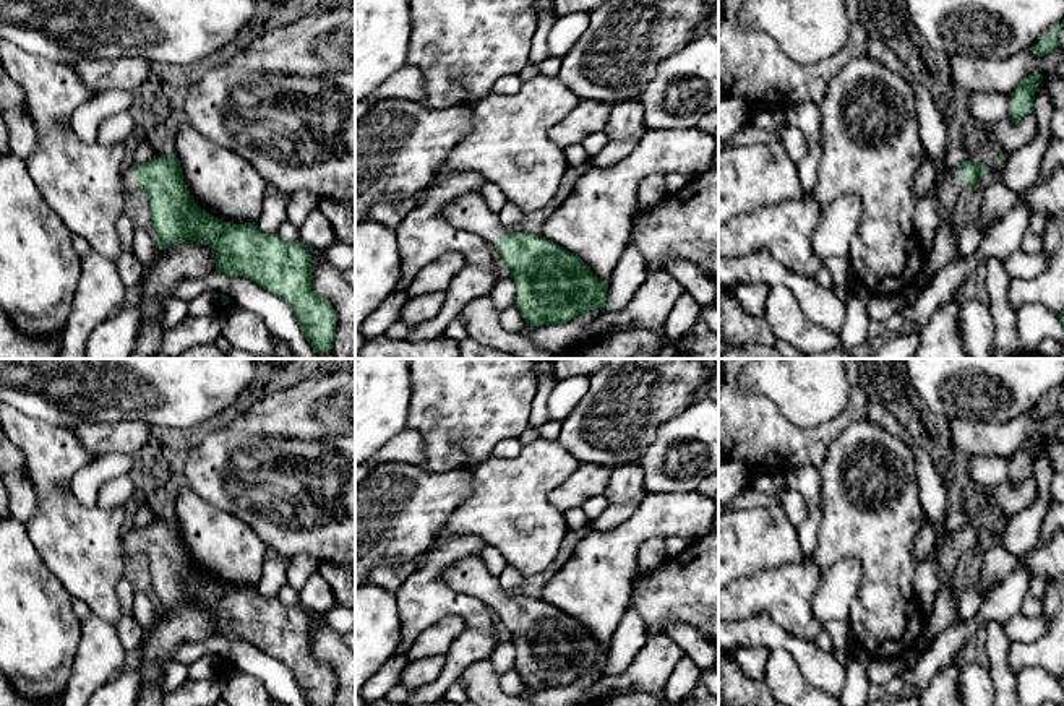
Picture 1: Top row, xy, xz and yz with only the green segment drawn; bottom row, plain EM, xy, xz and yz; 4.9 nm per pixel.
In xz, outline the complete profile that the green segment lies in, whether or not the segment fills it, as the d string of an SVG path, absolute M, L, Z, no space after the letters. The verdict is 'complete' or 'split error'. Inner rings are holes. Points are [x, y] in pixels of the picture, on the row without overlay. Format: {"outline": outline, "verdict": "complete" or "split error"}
{"outline": "M467 557L444 571L444 583L490 605L516 646L514 667L530 690L574 683L587 672L605 677L608 644L600 644L574 617L540 597L504 596L480 557Z", "verdict": "split error"}

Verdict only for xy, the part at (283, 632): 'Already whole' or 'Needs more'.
Needs more

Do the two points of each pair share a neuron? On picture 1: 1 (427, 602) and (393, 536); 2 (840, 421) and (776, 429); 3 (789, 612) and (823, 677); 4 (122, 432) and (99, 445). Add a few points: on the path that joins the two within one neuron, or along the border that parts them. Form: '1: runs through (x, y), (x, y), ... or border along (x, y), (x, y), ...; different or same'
1: border along (438, 539), (422, 555); different
2: runs through (828, 437), (824, 440), (792, 440); same
3: border along (771, 617), (787, 632), (813, 640); different
4: runs through (117, 437), (104, 440); same

